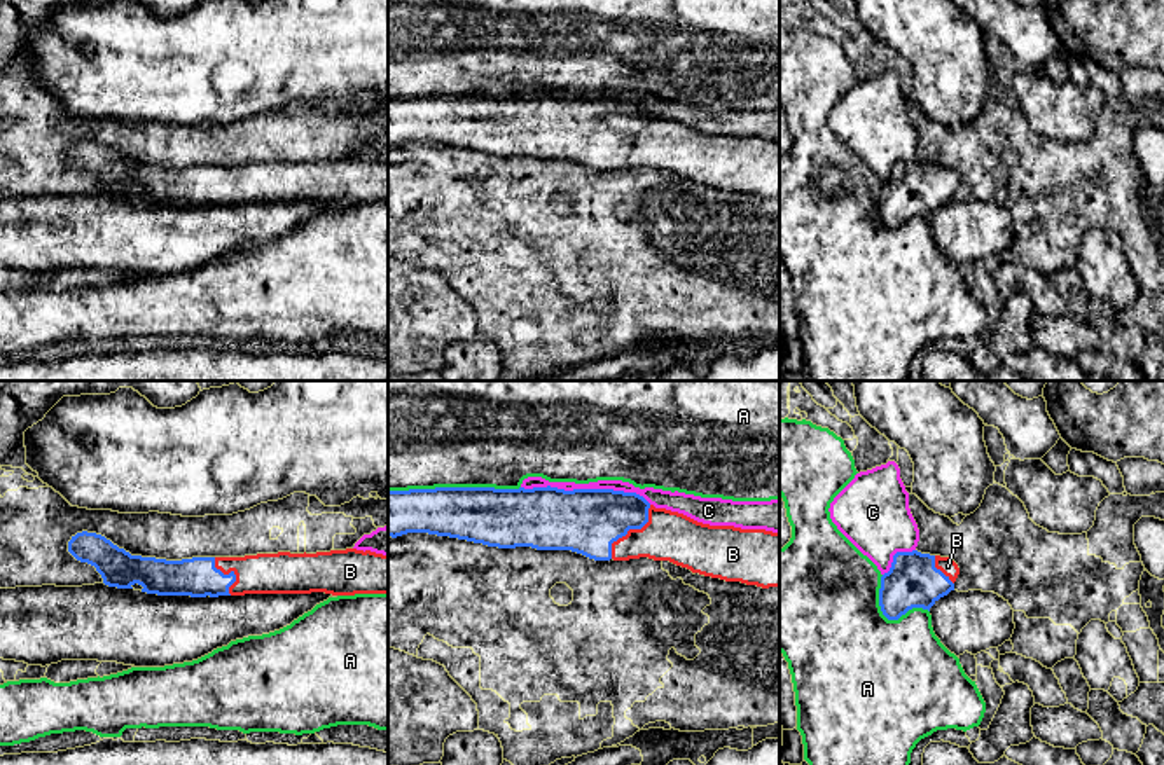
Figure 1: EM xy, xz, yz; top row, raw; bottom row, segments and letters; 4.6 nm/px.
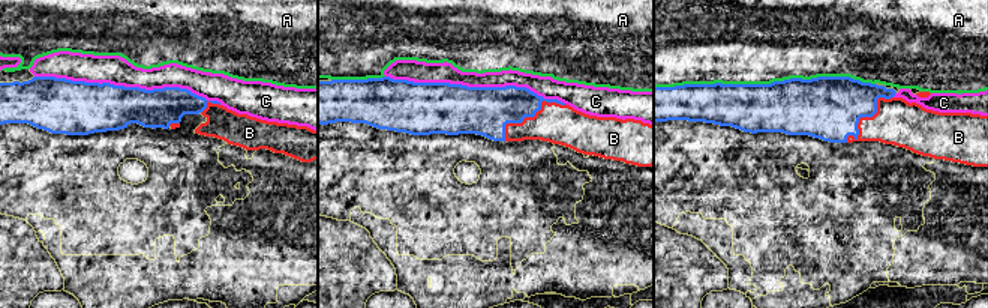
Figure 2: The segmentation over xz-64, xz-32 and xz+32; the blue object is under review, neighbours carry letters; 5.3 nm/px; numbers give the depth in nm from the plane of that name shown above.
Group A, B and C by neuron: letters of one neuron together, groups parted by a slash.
A / B / C

